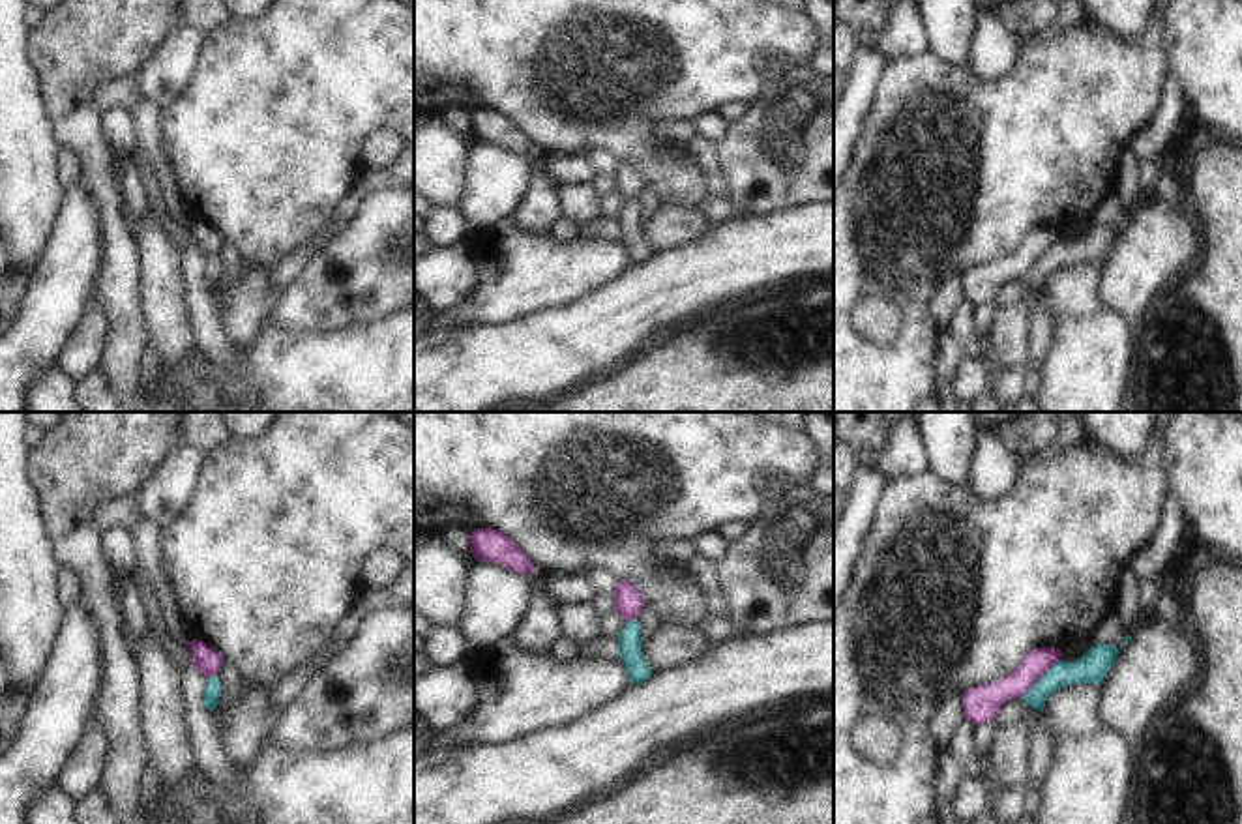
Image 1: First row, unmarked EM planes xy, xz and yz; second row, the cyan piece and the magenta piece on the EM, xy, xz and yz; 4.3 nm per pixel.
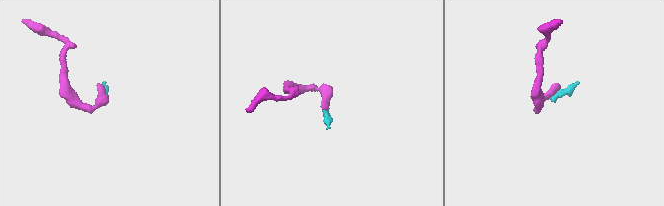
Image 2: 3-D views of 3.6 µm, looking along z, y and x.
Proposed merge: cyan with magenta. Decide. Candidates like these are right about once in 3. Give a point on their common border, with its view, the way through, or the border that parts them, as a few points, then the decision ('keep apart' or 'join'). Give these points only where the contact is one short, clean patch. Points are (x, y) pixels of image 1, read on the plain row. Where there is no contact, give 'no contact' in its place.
meets cyan in yz at (1038, 261); border along yz (1059, 240), (1021, 279); keep apart

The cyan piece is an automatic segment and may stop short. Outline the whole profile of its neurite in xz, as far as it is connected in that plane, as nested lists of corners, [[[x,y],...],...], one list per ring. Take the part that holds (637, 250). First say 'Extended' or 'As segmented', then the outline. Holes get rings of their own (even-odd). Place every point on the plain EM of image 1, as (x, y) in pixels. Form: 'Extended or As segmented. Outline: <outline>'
As segmented. Outline: [[[639,200],[626,202],[626,208],[618,213],[618,234],[626,247],[629,264],[646,262],[652,257],[652,249],[641,232],[641,204]]]

